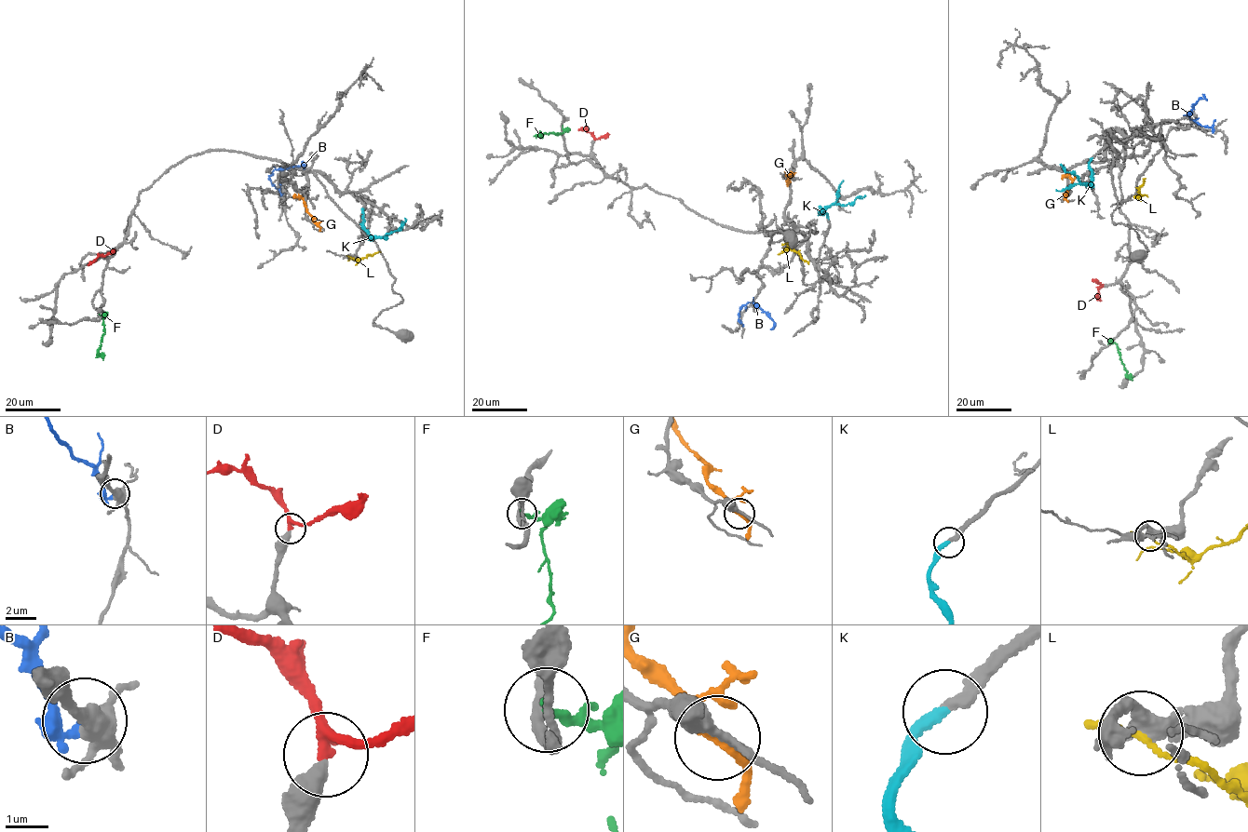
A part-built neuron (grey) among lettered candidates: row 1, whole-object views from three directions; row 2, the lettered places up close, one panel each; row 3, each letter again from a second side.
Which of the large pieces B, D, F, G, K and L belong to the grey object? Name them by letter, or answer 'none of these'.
D, K

